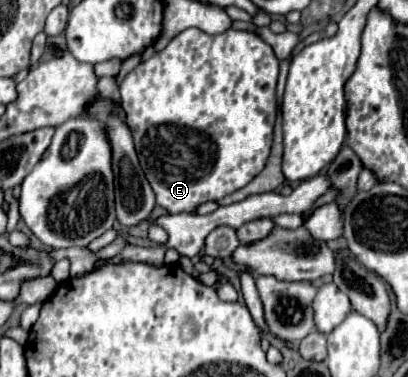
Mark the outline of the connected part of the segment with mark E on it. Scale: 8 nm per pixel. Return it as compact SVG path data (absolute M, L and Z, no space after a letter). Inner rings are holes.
M195 27L181 31L177 37L171 39L171 43L163 51L141 61L133 71L129 71L125 75L125 79L119 85L123 109L127 113L127 125L131 129L141 167L143 167L145 177L157 195L157 205L165 207L169 213L191 213L201 203L217 201L217 199L245 187L253 177L257 177L261 173L261 169L265 167L265 161L269 157L271 143L273 143L273 125L275 125L275 115L277 115L277 99L275 99L277 77L279 77L279 59L275 57L271 45L265 43L257 33L227 29L219 35L209 35L209 33L195 29Z

